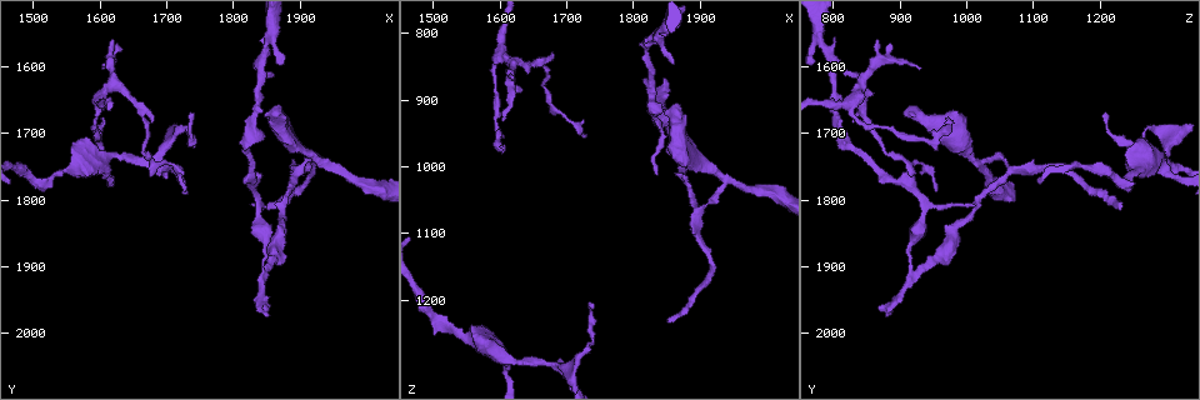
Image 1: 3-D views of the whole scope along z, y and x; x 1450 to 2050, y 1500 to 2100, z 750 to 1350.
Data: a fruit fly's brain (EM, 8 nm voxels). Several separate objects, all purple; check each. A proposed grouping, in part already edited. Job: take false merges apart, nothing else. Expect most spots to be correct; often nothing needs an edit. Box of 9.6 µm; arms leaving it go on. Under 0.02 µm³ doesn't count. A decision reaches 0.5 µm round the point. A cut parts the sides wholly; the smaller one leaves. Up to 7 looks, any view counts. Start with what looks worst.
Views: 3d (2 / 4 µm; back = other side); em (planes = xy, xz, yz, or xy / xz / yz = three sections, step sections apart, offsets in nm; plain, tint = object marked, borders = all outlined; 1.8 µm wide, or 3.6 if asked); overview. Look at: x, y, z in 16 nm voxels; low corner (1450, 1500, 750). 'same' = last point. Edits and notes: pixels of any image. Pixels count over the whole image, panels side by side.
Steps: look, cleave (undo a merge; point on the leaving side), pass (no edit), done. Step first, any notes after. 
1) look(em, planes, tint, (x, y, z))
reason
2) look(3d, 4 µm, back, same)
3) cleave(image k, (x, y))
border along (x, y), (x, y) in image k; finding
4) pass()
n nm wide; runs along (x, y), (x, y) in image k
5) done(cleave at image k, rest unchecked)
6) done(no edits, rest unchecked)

look(em, yz, step 4, tint, (1685, 1750, 1305))
four-way junction

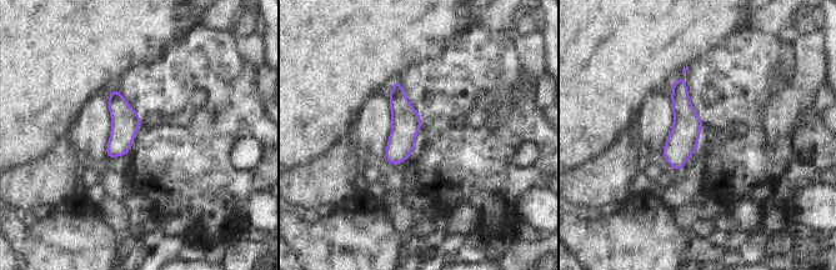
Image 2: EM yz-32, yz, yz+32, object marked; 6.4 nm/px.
look(em, planes, tint, same)
another direction

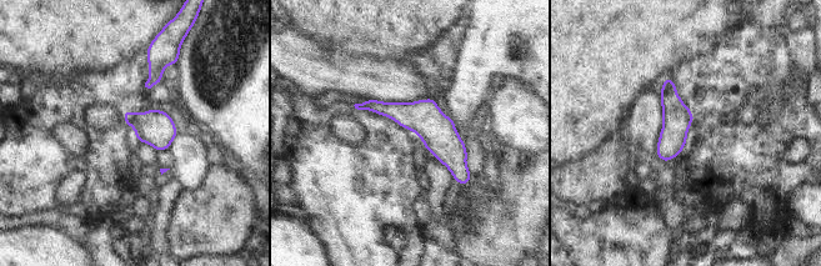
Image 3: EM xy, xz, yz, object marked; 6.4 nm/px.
pass()
runs along (360, 106), (414, 116), (466, 177) in image 3; all the same neuron

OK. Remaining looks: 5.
look(3d, 4 µm, (1935, 1745, 1020))
abrupt turn

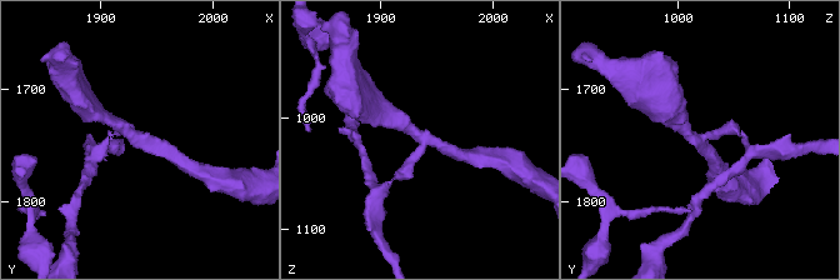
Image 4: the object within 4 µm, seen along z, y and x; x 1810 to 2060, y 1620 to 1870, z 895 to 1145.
look(em, planes, tint, (1938, 1744, 1022))
now the EM

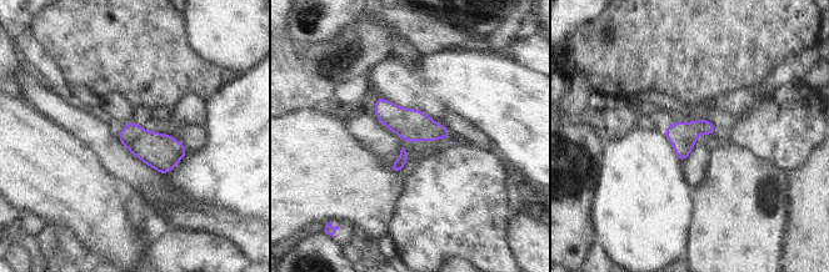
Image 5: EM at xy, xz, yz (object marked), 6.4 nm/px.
pass()
180 nm wide; all the same neuron

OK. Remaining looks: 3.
look(3d, 2 µm, (1850, 1910, 925))
sudden change in width

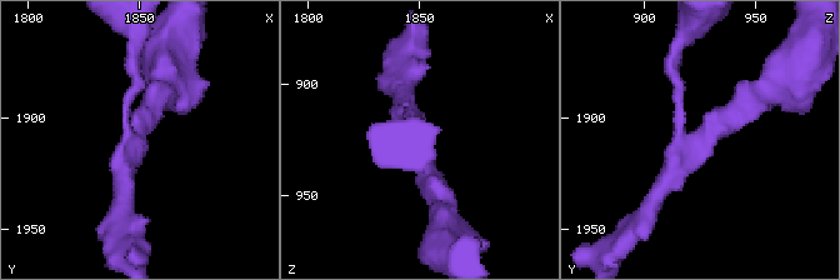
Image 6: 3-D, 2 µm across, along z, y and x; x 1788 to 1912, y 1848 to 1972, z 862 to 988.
look(em, yz, step 4, tint, (1846, 1909, 926))
3 arms

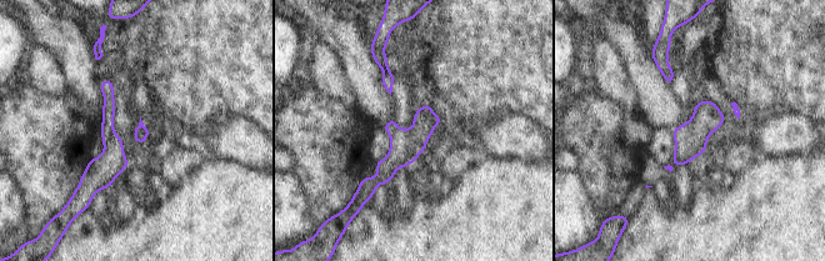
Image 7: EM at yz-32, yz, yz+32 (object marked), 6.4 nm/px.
look(em, planes, borders, same)
cut it another way

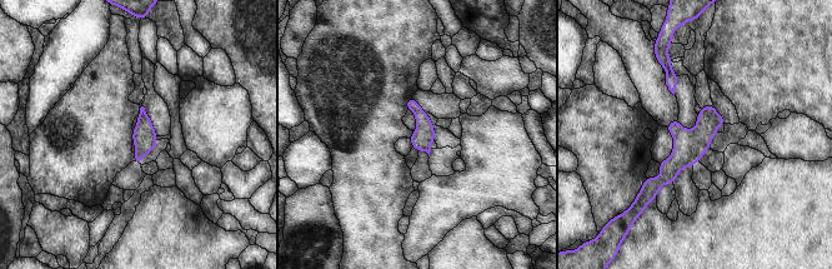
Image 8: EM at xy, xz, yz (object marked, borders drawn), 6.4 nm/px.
cleave(image 8, (672, 128))
150 nm wide; border along (680, 126), (673, 135) in image 8; a second neuron is stuck on

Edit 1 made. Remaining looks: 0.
done(cleave at image 8, rest unchecked)

